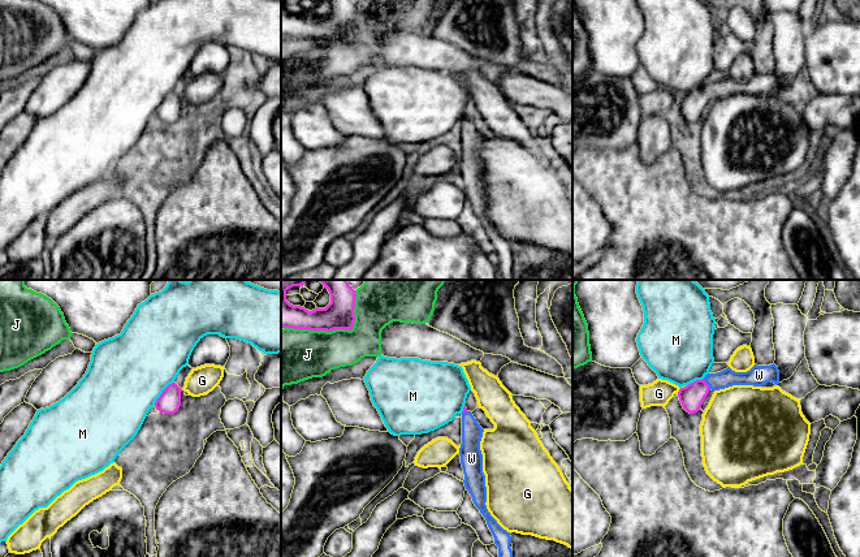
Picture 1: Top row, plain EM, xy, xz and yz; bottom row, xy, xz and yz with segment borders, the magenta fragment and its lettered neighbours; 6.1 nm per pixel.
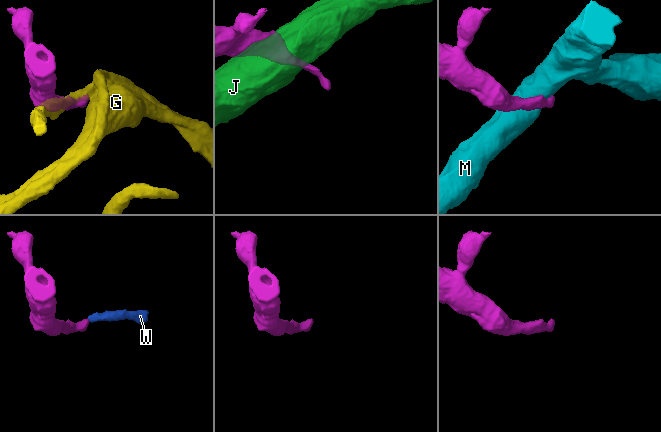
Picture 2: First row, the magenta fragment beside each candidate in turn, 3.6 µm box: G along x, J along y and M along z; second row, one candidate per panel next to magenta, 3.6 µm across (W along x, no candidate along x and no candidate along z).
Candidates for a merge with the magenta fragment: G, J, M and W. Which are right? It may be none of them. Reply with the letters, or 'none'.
W

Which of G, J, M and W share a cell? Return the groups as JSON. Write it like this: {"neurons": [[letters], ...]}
{"neurons": [["G"], ["J"], ["M"], ["W"]]}

